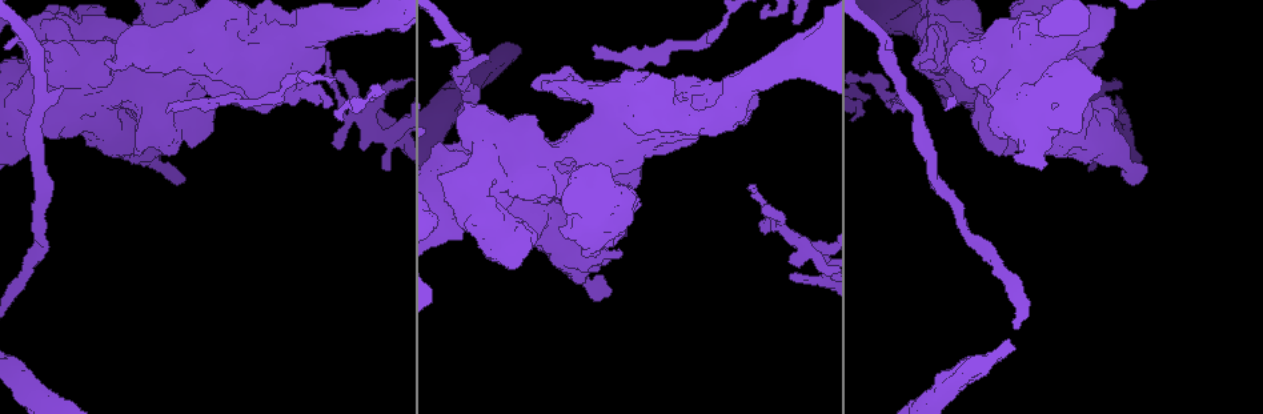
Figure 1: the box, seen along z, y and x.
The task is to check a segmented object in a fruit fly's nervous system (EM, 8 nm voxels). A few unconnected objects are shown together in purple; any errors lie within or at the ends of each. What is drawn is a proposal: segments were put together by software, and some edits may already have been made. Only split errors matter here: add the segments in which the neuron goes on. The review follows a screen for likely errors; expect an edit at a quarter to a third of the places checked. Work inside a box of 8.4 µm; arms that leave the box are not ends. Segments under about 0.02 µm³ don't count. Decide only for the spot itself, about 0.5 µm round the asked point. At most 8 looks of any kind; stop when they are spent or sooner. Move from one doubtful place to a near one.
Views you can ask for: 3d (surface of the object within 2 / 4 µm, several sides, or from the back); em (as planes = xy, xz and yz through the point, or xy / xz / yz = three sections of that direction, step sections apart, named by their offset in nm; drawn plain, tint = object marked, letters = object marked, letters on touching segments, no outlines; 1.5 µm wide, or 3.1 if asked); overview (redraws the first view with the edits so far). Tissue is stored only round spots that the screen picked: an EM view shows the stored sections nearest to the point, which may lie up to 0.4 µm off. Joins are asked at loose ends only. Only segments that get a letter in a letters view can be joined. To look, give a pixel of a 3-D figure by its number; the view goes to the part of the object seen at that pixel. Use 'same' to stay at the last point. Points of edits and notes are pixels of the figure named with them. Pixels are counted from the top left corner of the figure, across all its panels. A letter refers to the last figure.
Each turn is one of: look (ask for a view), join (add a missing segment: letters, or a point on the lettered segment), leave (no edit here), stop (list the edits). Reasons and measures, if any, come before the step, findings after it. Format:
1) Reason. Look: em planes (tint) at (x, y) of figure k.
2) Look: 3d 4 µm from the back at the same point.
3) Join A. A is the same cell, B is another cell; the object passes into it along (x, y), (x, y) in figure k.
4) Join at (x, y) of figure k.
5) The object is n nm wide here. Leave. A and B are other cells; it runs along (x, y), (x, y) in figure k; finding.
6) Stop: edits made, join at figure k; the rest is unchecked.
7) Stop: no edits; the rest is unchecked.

Branch stops here. Look: 3d 4 µm from the back at (184, 180) of figure 1.

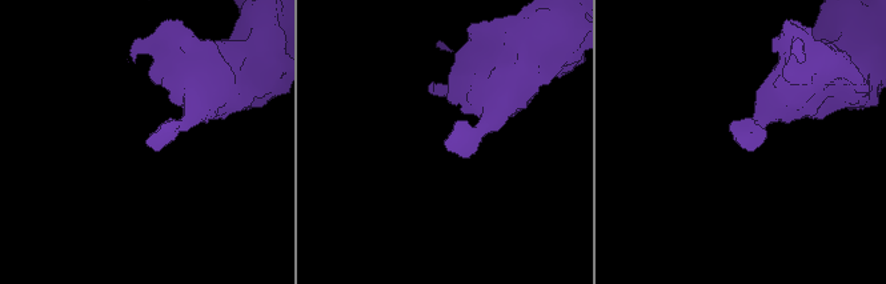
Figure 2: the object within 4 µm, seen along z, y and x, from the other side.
Need the tissue. Look: em 3.1 µm yz step 16 (letters) at (446, 144) of figure 2.

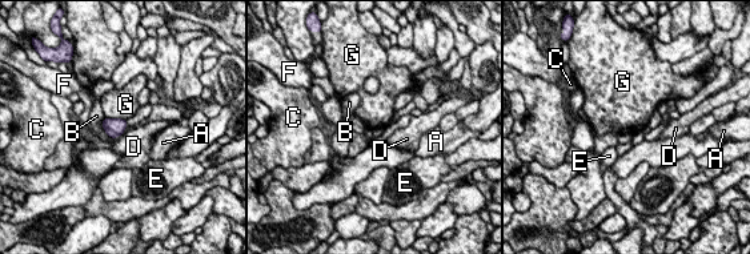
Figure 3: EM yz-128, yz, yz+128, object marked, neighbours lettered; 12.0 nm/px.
Leave. A, B, C, D, E, F and G are other cells; a border runs along (105, 117), (125, 120) in figure 3; no lettered segment goes on from it.

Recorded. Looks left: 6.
An open end. Look: em xz step 8 (tint) at (762, 223) of figure 1.

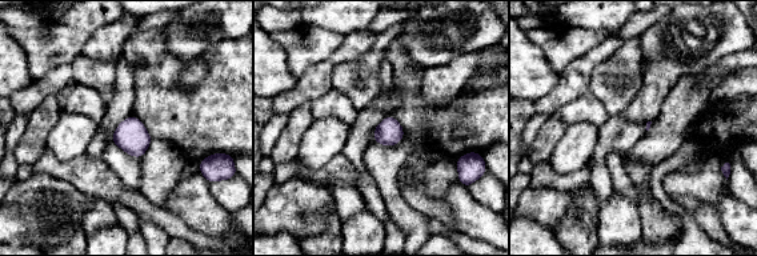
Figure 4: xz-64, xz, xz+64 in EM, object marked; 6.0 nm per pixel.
Another direction. Look: em planes (letters) at the same point.

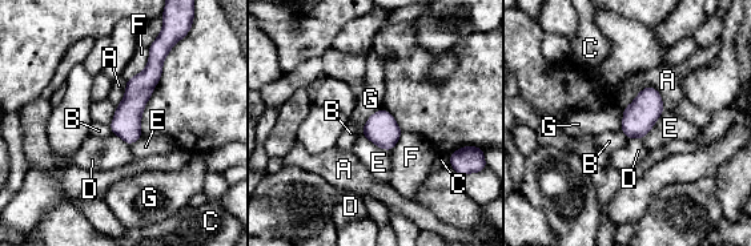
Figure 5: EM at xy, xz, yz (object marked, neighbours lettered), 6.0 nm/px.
The longest contact is with A, 260 nm. Leave. A, B, C, D, E, F and G are other cells; it runs along (161, 53), (129, 111), (129, 140) in figure 5; no lettered segment goes on from it.

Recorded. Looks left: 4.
Branch stops here. Look: 3d 4 µm from the back at (63, 89) of figure 1.

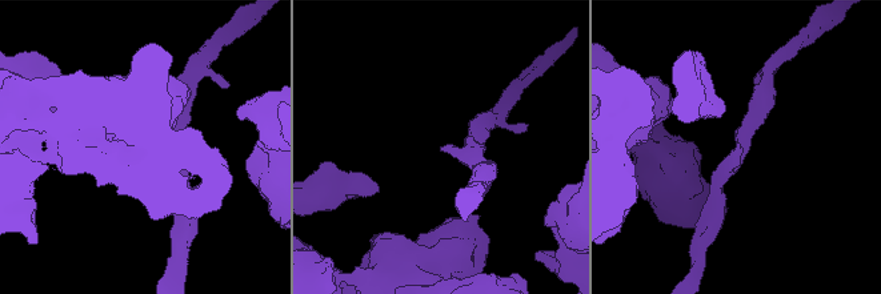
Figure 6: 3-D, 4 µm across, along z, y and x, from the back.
The arms are 220, 260 nm wide; shape alone is not enough. Look: em xy step 4 (tint) at (737, 144) of figure 6.

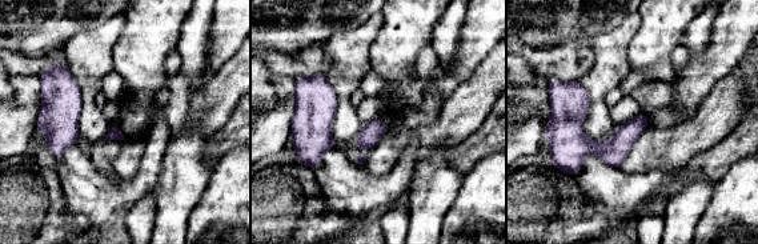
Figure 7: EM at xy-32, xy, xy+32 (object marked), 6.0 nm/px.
Cut it another way. Look: em planes (letters) at the same point.

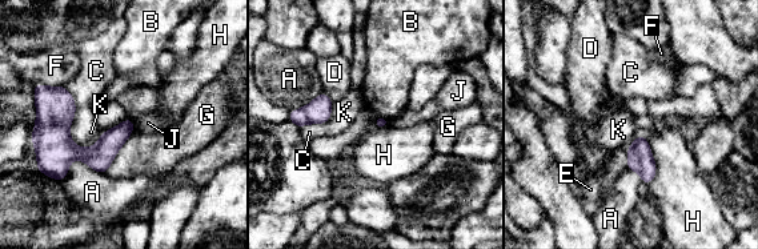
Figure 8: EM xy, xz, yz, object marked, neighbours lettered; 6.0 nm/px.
The longest contact is with G, 320 nm. Leave. A, B, C, D, E, F, G, H, J and K are other cells; none of them fits.

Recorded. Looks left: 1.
Stop: no edits; the rest is unchecked.

